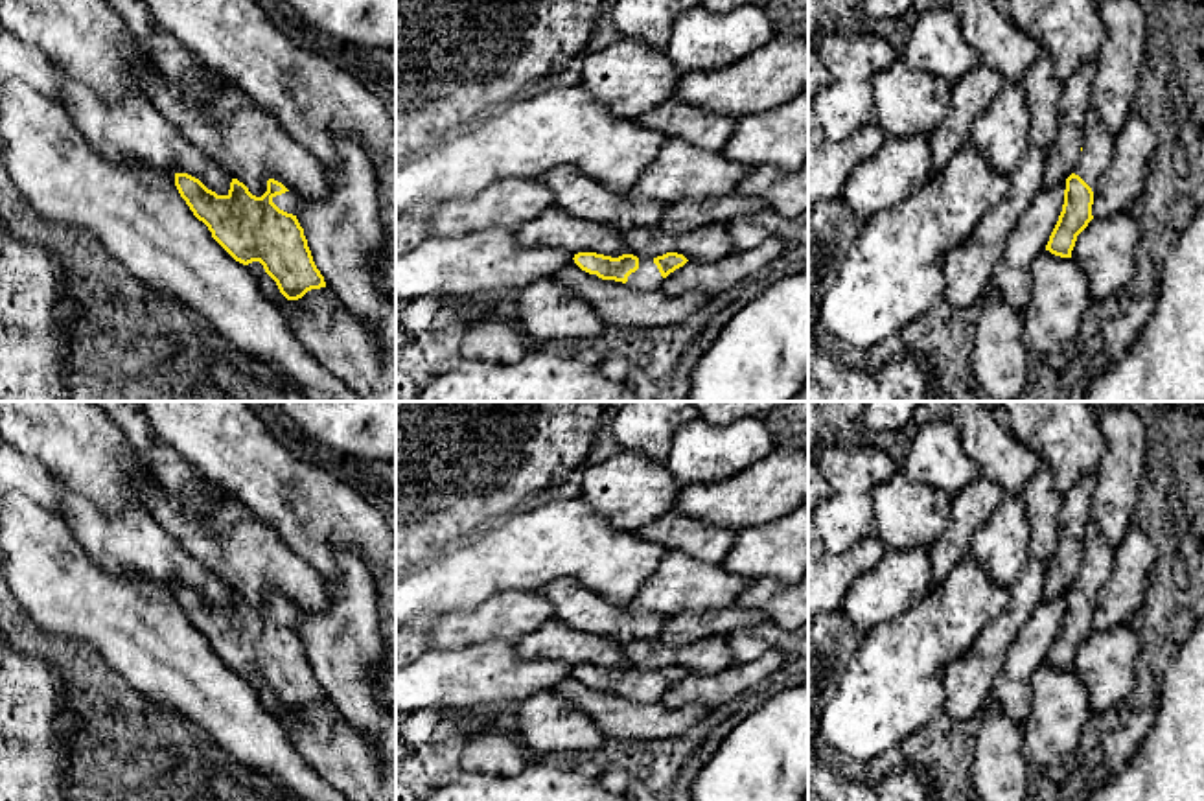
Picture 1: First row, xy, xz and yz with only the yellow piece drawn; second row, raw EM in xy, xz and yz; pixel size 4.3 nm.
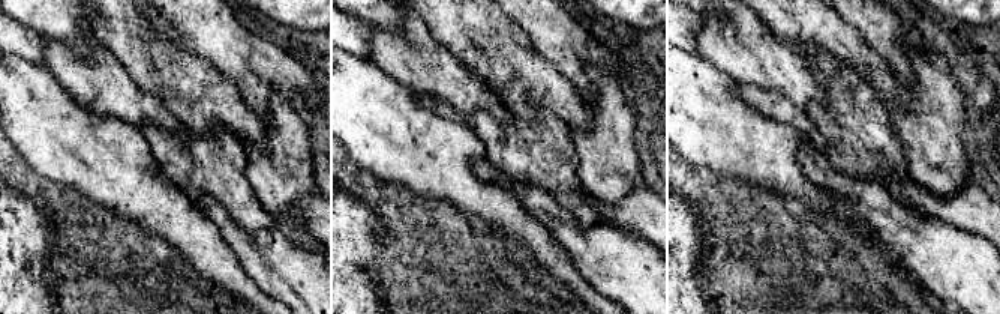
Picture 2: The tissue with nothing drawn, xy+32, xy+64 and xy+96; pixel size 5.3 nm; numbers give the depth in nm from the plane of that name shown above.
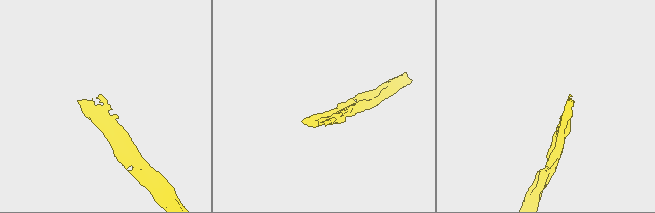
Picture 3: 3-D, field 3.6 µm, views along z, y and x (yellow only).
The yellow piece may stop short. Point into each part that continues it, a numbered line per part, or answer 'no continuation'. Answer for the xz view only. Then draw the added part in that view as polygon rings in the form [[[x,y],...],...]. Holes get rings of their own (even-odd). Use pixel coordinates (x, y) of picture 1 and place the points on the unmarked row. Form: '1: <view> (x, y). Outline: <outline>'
1: xz (647, 689). Outline: [[[639,670],[639,681],[628,689],[628,698],[635,702],[659,702],[663,689],[654,670]]]

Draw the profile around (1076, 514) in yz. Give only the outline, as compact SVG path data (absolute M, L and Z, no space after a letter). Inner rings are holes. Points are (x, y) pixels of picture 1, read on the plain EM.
M1092 471L1082 475L1081 481L1062 497L1057 551L1046 562L1044 602L1066 595L1081 571L1084 536L1092 523L1094 492L1095 475Z

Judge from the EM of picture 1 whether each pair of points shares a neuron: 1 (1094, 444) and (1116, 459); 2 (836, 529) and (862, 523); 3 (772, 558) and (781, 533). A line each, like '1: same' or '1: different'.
1: different
2: same
3: same

